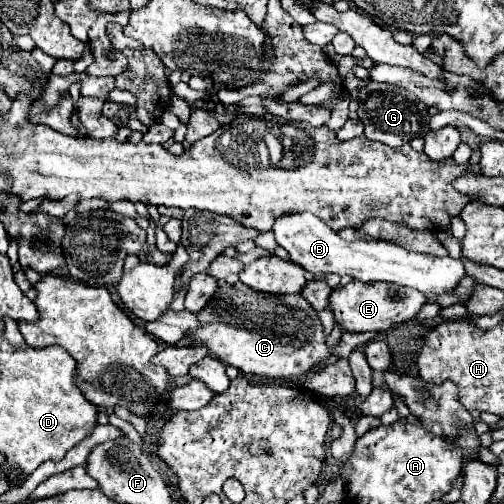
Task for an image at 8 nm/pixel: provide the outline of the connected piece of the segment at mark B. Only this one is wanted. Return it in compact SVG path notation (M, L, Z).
M294 212L284 214L272 228L276 242L290 252L292 262L300 264L304 270L322 276L326 272L336 272L340 276L348 274L360 282L394 282L400 286L410 286L426 296L428 302L436 302L438 296L452 292L458 282L466 276L462 260L454 260L450 256L438 258L430 254L408 252L402 246L392 242L344 242L330 226L326 226L320 218L310 212Z

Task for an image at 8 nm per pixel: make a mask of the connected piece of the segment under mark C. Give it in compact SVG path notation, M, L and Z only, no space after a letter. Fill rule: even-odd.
M222 282L208 306L198 314L202 326L186 336L196 338L196 344L206 346L220 362L236 366L244 374L266 376L266 378L298 378L308 372L316 372L316 366L326 362L332 356L332 348L326 344L324 326L318 318L318 312L300 296L274 296L250 290L246 284L236 282L234 286Z

